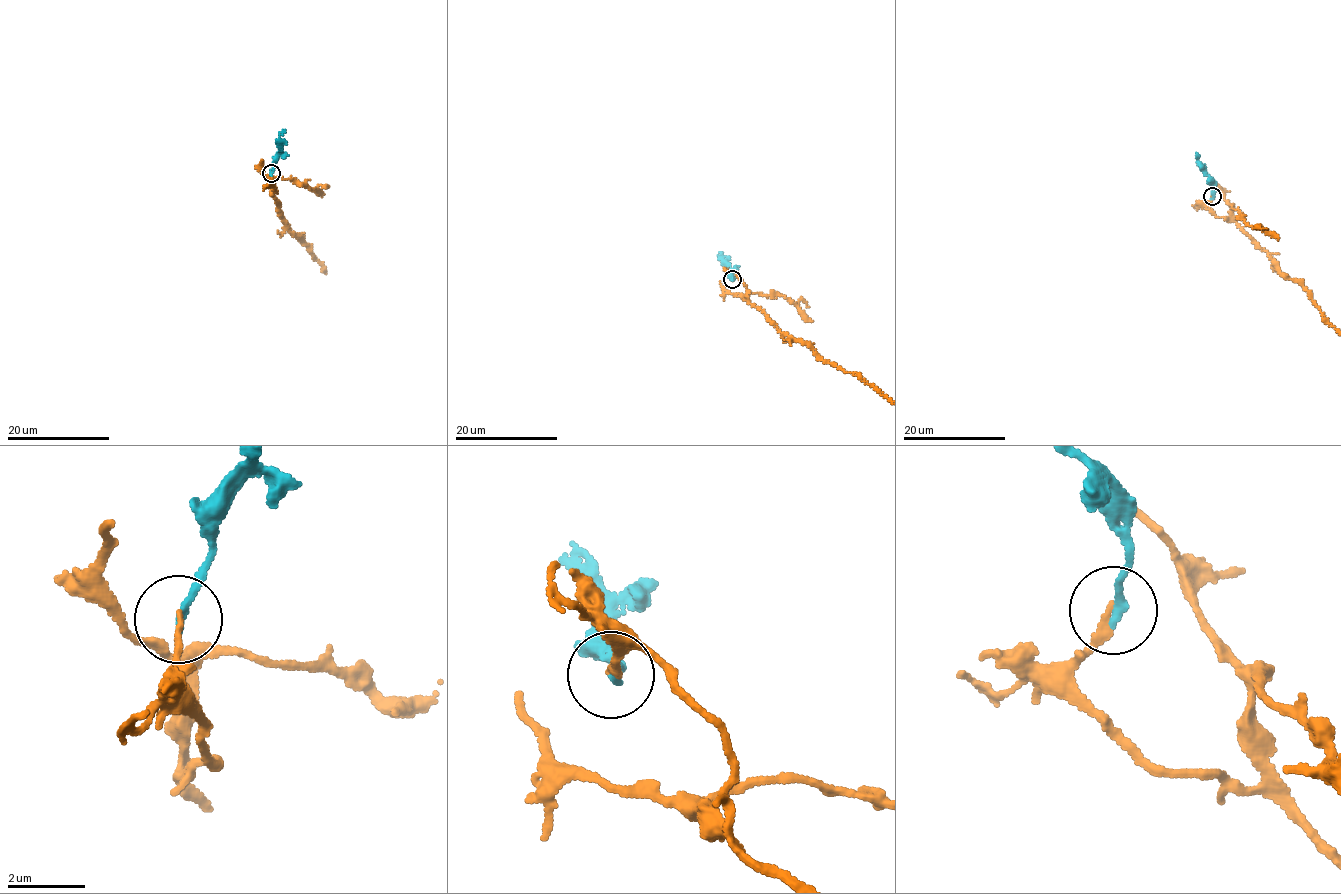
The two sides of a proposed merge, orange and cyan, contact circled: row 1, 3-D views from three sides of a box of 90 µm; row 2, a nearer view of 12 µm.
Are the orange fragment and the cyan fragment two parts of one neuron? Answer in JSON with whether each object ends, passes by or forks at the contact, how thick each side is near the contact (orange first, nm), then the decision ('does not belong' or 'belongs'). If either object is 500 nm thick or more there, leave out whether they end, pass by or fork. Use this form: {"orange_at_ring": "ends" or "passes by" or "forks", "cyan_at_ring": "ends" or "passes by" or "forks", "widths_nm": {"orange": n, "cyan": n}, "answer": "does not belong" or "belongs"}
{"orange_at_ring": "ends", "cyan_at_ring": "ends", "widths_nm": {"orange": 150, "cyan": 200}, "answer": "belongs"}

